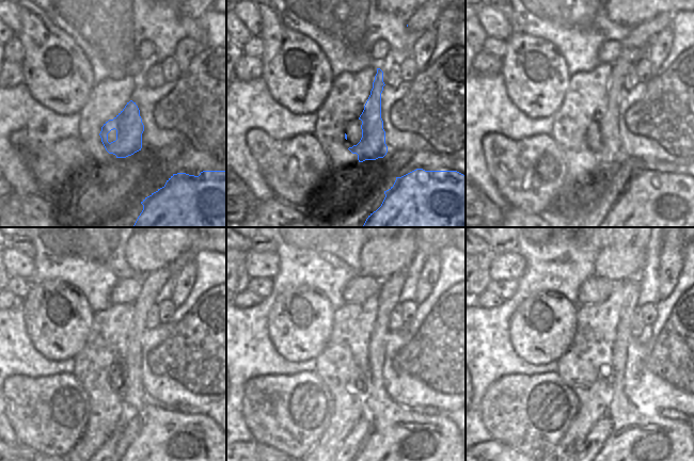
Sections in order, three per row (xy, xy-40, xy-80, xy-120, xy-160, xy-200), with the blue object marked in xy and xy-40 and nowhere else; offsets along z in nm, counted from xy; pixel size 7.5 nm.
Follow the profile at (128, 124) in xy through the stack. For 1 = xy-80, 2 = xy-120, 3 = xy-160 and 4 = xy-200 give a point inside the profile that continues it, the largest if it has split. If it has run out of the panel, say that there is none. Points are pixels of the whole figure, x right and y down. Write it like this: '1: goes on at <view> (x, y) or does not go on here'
1: goes on at xy-80 (609, 150)
2: goes on at xy-120 (170, 444)
3: goes on at xy-160 (403, 444)
4: goes on at xy-200 (637, 444)

